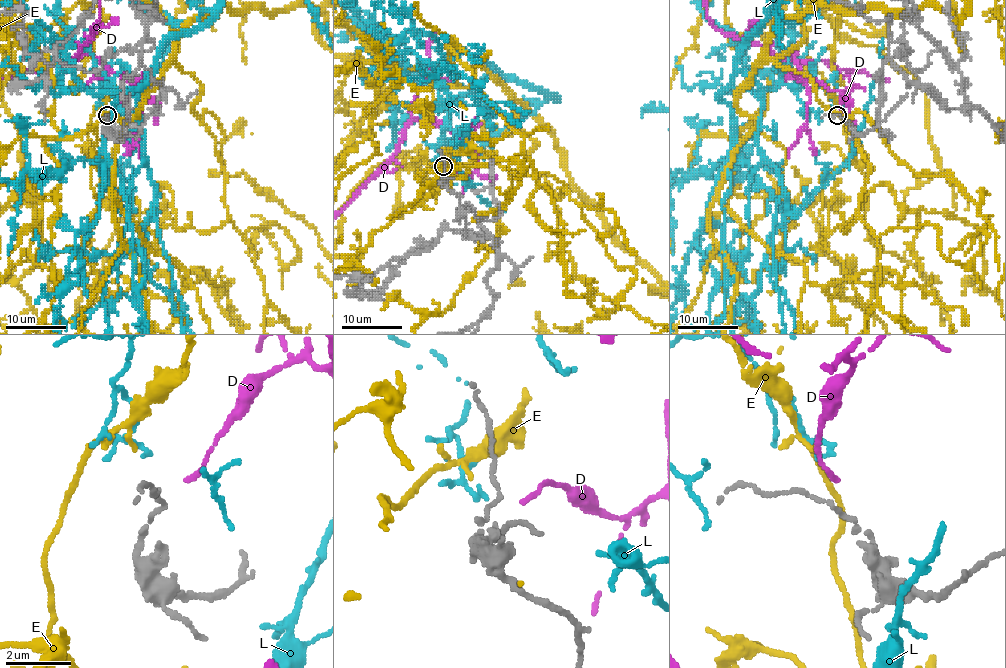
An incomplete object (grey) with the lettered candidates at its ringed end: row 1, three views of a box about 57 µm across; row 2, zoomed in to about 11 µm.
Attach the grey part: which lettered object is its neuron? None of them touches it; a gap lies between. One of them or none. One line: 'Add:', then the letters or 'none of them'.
Add: E

